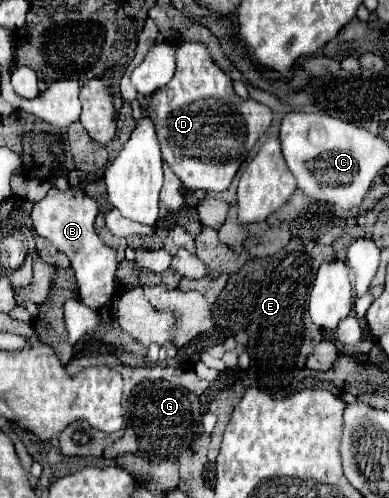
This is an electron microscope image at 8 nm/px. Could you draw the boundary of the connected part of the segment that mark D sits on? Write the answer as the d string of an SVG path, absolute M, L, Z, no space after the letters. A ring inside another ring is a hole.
M183 42L177 46L177 72L173 80L161 90L147 96L143 102L147 116L155 124L163 160L171 166L171 170L189 190L227 190L243 160L251 152L253 144L271 124L271 110L255 100L241 100L233 90L231 78L211 60L207 48L195 42Z

